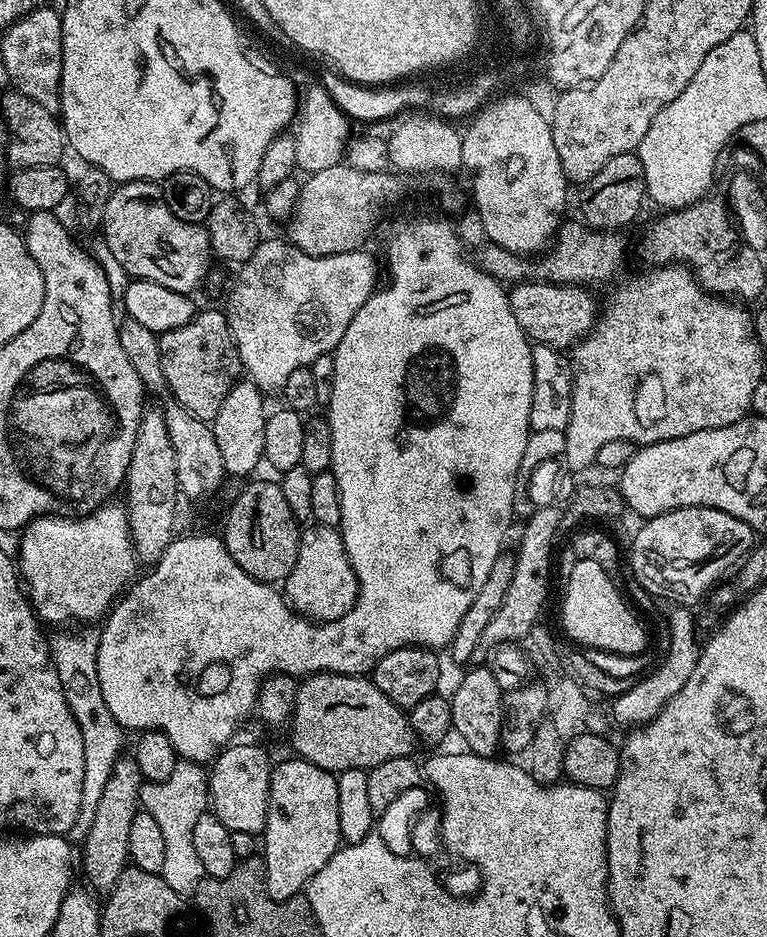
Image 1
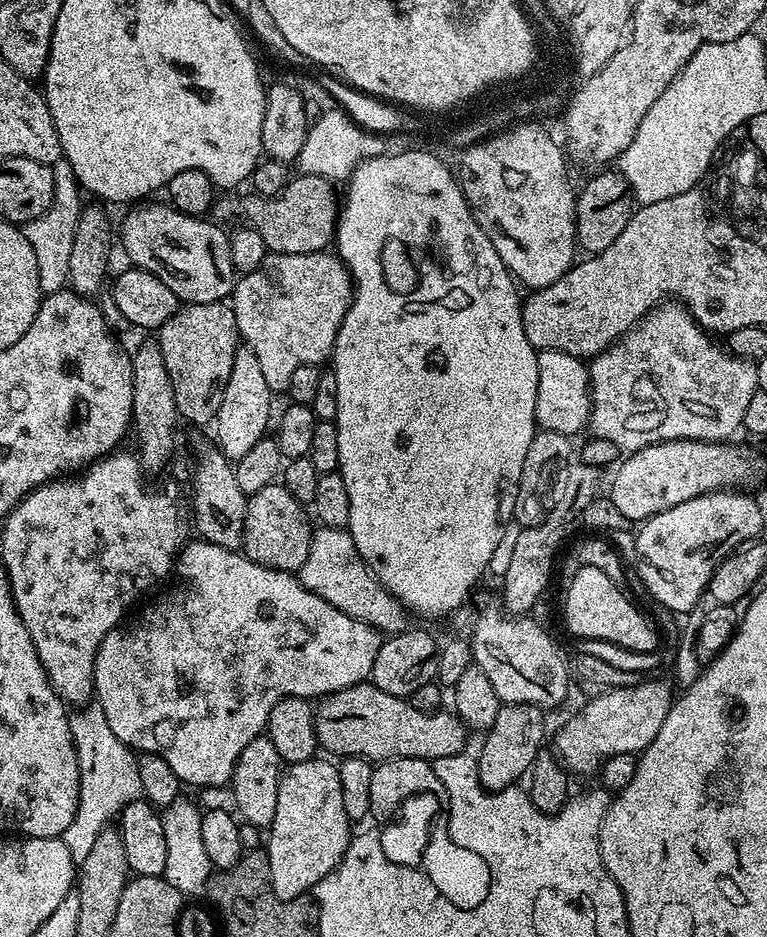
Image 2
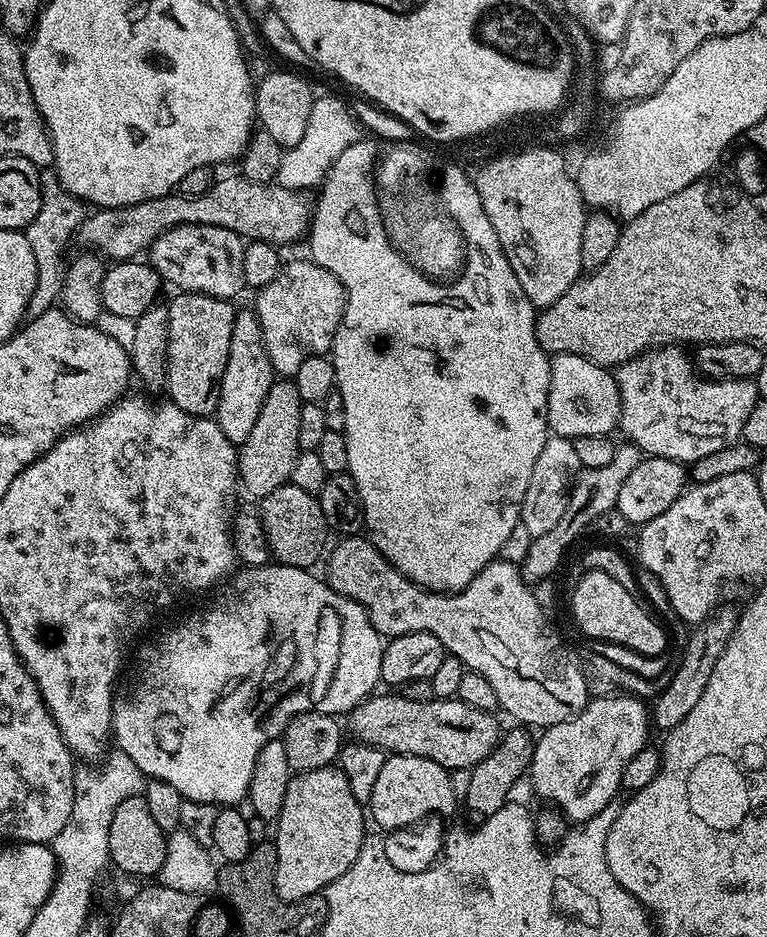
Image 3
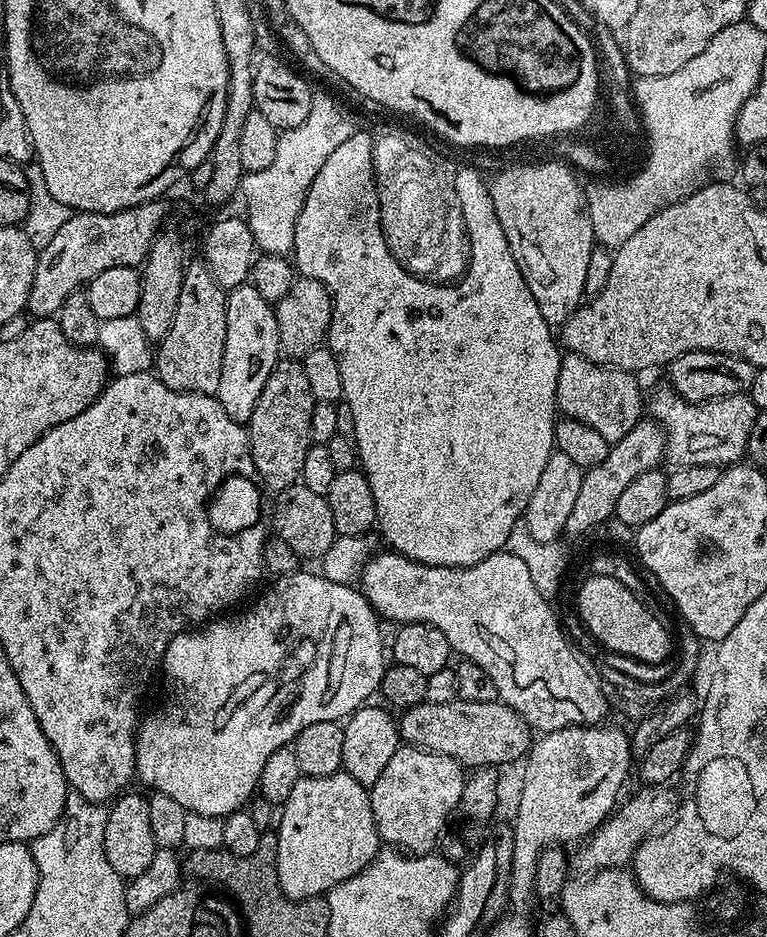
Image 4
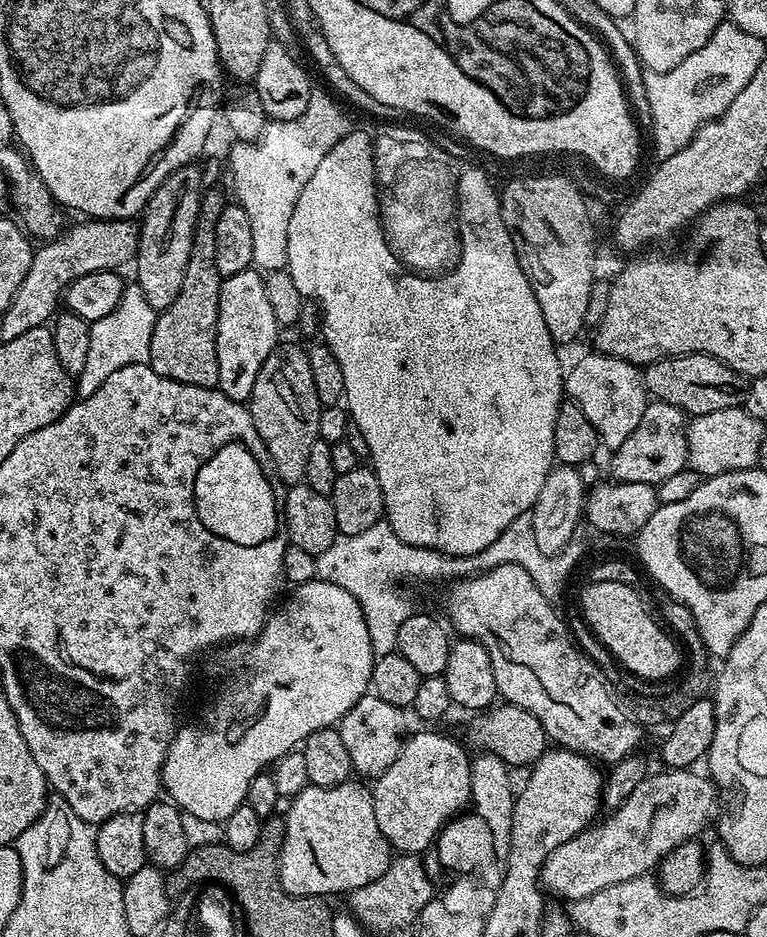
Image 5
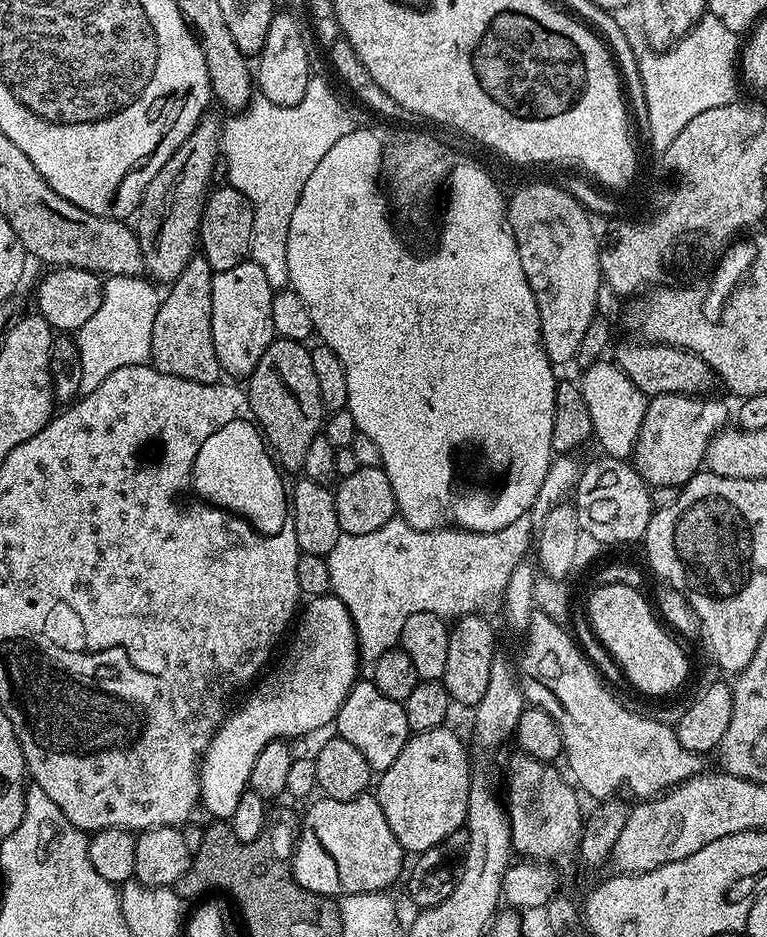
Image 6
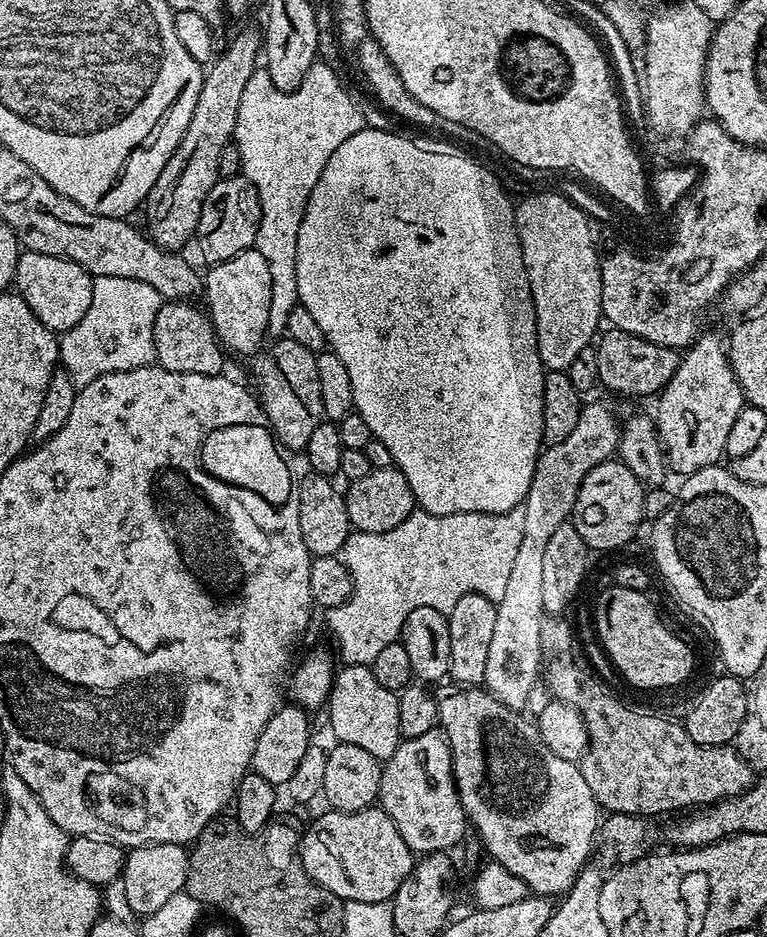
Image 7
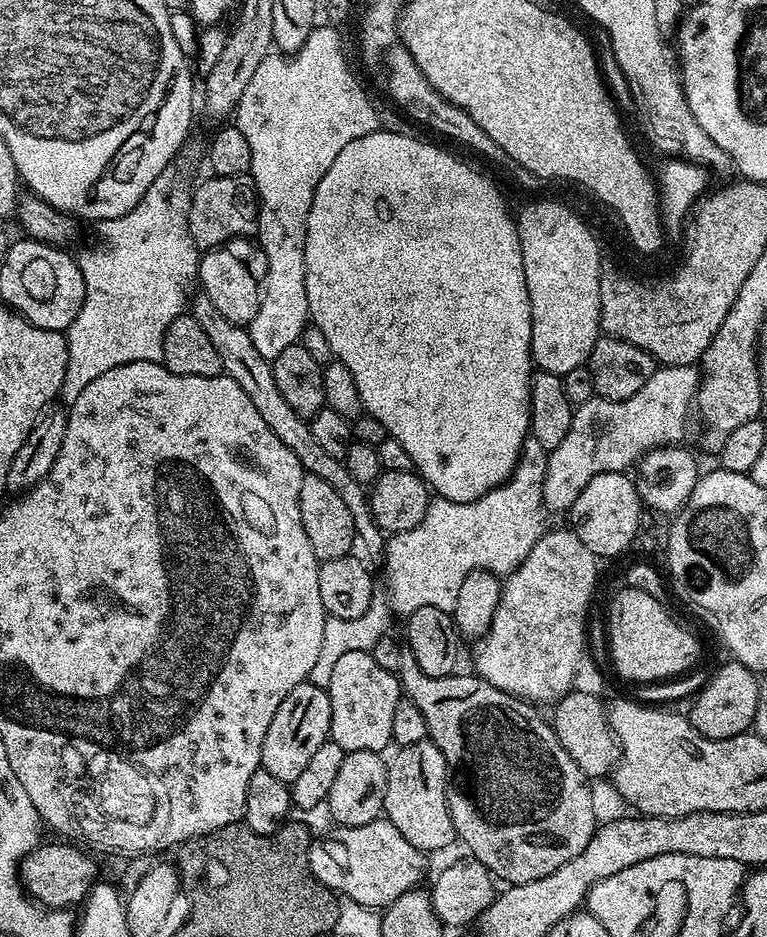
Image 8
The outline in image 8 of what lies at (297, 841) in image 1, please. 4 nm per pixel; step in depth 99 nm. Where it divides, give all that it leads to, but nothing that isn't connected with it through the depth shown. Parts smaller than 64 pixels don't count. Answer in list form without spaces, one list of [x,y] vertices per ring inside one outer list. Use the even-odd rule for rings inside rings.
[[[387,818],[370,822],[366,826],[353,828],[337,827],[333,836],[313,839],[308,845],[308,865],[312,873],[333,892],[343,899],[353,900],[364,907],[383,910],[394,902],[394,898],[402,898],[406,890],[417,887],[424,876],[425,853],[418,851],[402,834],[398,834],[398,826],[394,826]]]

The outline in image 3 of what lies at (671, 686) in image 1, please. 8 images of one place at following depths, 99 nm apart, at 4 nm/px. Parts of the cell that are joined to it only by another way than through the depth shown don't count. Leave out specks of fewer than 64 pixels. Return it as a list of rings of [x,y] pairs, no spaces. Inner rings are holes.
[[[613,694],[589,699],[577,716],[545,728],[535,737],[530,765],[533,790],[544,799],[542,801],[555,805],[569,822],[594,818],[598,810],[603,810],[611,800],[617,799],[616,791],[621,791],[626,766],[634,754],[638,754],[638,750],[649,743],[648,728],[650,729],[650,708],[639,696]]]

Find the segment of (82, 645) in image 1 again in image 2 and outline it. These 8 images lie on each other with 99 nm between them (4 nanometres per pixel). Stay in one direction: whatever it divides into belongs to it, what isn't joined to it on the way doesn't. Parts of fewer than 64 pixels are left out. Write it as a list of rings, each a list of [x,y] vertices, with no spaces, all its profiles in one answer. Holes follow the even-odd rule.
[[[89,702],[69,715],[72,741],[78,758],[78,806],[74,822],[66,826],[62,839],[76,862],[90,854],[98,834],[119,817],[130,802],[141,799],[142,781],[138,778],[138,756],[114,735],[106,723],[102,706]]]

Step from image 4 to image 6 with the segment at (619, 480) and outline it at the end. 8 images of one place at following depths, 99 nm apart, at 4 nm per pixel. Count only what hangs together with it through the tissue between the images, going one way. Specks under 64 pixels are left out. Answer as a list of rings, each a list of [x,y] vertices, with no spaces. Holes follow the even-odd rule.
[[[675,392],[665,396],[653,396],[649,399],[646,418],[642,418],[642,430],[638,430],[636,449],[632,451],[630,457],[636,472],[642,477],[645,484],[653,489],[673,488],[673,490],[676,490],[687,484],[690,477],[695,476],[705,467],[704,455],[710,446],[710,442],[730,420],[730,408],[728,412],[727,406],[722,401],[711,400],[712,398],[708,394],[699,396]]]

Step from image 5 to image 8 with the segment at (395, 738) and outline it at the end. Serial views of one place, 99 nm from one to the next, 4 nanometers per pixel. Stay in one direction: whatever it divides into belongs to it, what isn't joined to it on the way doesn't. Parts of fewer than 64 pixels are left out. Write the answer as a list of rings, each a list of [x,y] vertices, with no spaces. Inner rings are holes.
[[[371,652],[342,654],[342,658],[338,658],[338,663],[334,665],[334,670],[330,674],[327,690],[330,698],[330,739],[338,742],[344,753],[354,750],[383,753],[384,747],[392,744],[394,706],[402,698],[402,689],[396,673],[382,670],[382,666],[374,662]]]

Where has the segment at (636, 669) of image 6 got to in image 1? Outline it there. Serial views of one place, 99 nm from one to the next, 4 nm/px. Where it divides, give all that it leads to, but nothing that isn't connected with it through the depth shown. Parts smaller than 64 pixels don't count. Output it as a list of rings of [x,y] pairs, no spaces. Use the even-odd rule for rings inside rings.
[[[576,560],[573,568],[568,572],[568,585],[564,588],[564,609],[560,616],[564,619],[564,628],[568,631],[568,636],[572,640],[577,640],[577,645],[585,649],[597,648],[600,652],[613,652],[616,656],[636,656],[650,641],[649,633],[644,633],[644,628],[640,625],[637,609],[626,599],[621,585],[617,583],[613,576],[606,574],[598,562],[589,560]]]

